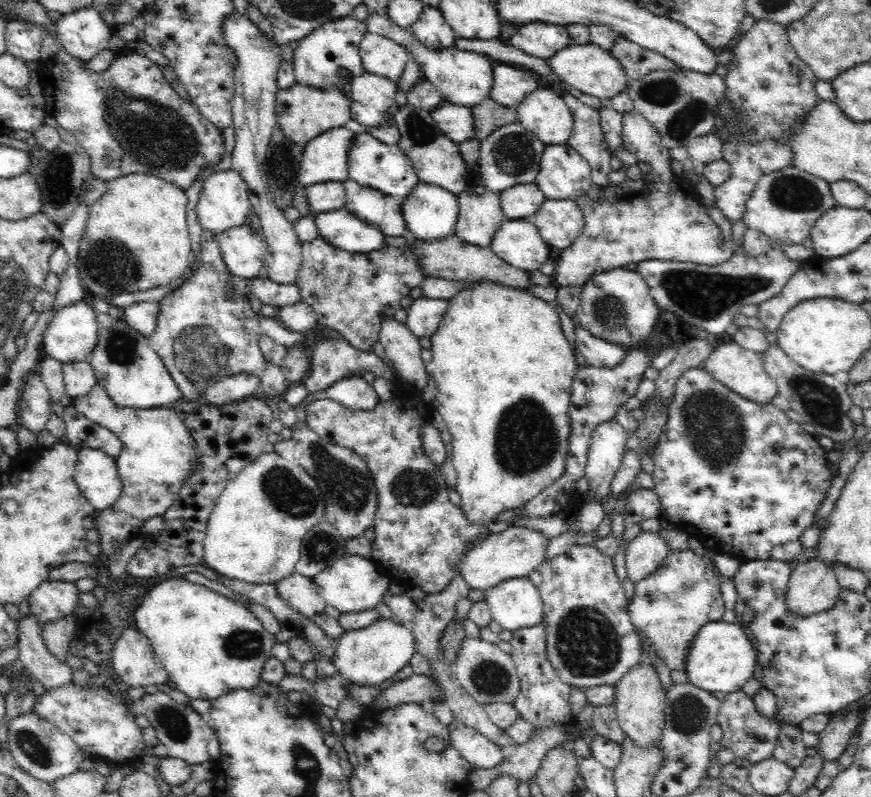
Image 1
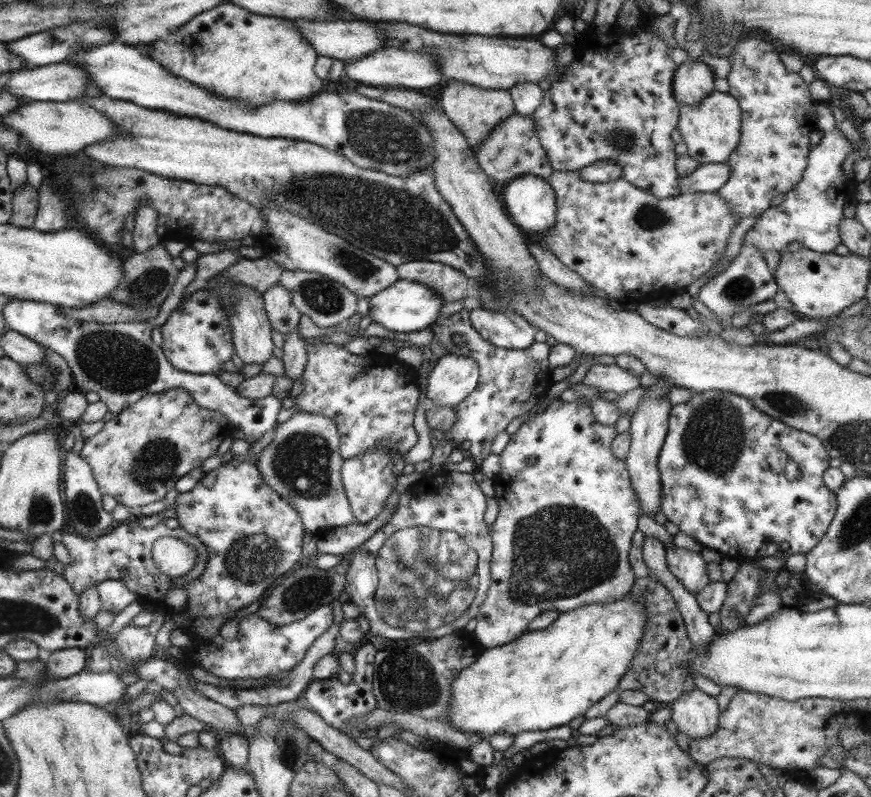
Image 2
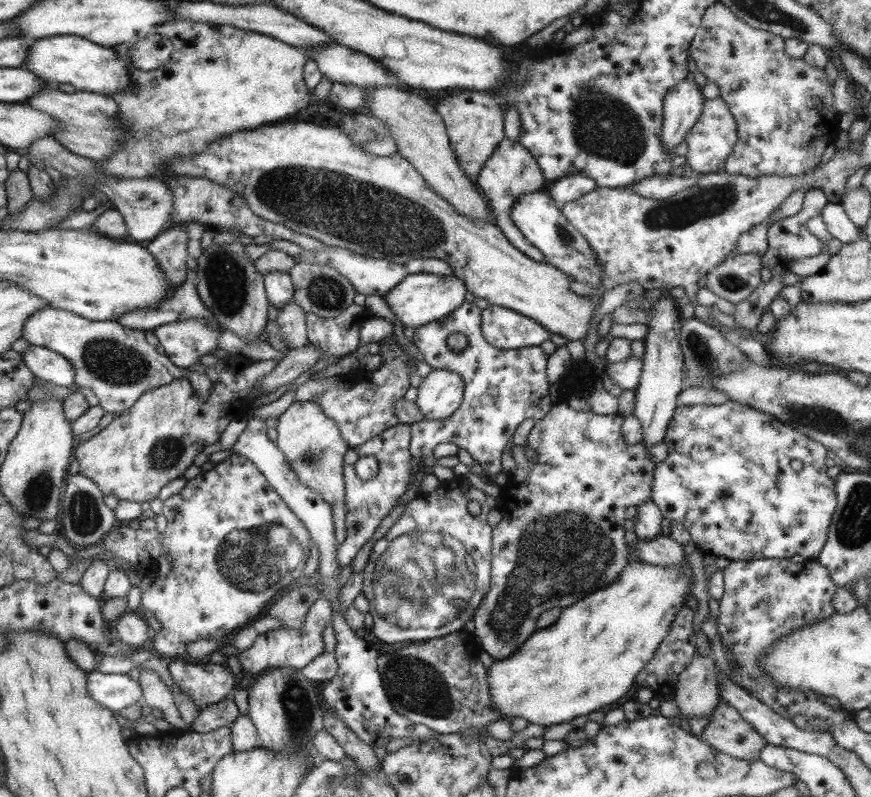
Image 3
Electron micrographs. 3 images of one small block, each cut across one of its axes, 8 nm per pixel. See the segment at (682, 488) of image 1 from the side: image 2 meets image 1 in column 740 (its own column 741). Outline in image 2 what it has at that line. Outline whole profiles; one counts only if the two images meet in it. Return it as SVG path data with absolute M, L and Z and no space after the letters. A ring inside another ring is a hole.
M709 390L693 394L689 402L671 406L669 410L667 436L657 456L661 482L659 518L673 522L681 534L693 538L701 548L715 550L737 564L765 556L775 556L785 562L791 554L811 552L821 542L837 512L837 494L823 482L829 458L831 456L815 436L783 426L733 392ZM787 464L797 468L795 478L785 474ZM779 544L787 544L787 550L779 552Z

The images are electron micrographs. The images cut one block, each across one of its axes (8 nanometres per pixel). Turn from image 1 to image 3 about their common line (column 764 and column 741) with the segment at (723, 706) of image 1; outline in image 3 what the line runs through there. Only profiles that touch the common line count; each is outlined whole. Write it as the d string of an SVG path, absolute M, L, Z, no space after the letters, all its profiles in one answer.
M725 702L713 710L709 726L697 738L719 750L719 754L729 754L745 762L757 762L761 748L767 746L765 738Z

